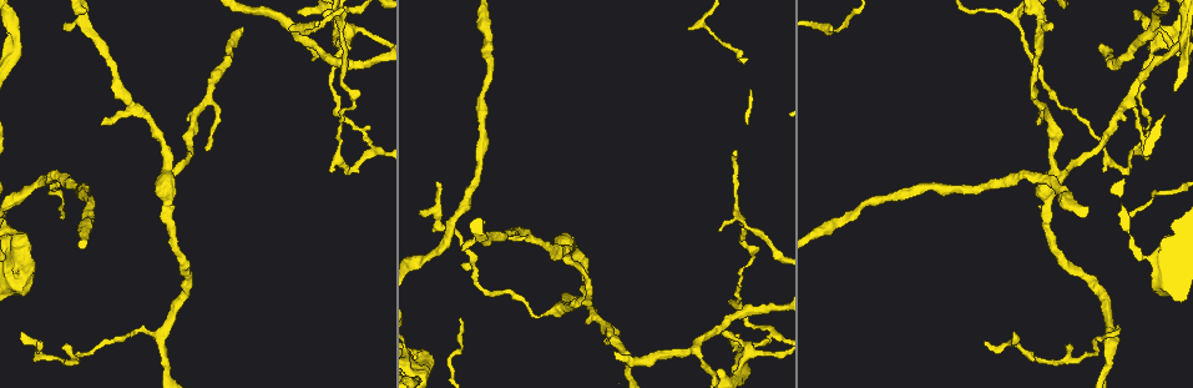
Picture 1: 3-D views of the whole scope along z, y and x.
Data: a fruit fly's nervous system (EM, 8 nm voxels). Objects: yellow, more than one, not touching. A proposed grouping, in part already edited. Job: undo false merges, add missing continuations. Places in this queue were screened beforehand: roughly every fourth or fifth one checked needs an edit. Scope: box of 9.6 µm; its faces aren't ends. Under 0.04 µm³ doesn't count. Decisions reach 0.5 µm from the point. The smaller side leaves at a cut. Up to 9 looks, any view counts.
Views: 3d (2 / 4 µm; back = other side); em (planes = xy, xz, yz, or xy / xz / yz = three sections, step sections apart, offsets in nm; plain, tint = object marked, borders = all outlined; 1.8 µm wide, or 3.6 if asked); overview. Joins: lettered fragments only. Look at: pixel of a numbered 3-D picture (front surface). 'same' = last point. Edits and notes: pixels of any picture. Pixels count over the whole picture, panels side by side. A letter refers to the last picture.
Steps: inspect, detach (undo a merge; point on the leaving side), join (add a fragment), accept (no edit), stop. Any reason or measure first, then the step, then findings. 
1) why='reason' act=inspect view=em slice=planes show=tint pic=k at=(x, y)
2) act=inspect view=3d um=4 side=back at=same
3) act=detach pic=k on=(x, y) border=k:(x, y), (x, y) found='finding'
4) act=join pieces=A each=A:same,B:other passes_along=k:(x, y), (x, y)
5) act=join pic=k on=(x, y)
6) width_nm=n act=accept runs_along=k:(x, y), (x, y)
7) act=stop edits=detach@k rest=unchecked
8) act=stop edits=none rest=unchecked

why='tapers out' act=inspect view=em slice=yz step=4 show=tint pic=1 at=(1035, 123)

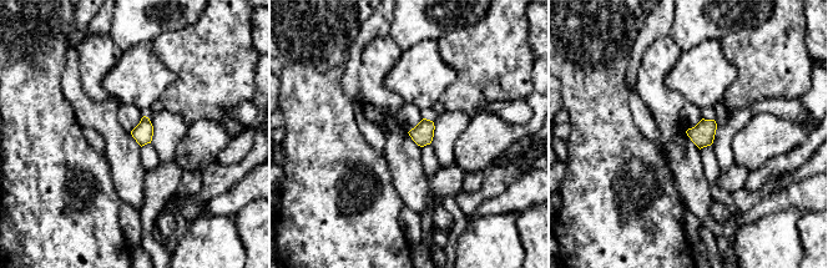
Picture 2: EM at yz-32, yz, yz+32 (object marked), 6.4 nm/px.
act=inspect view=em slice=planes show=borders at=same

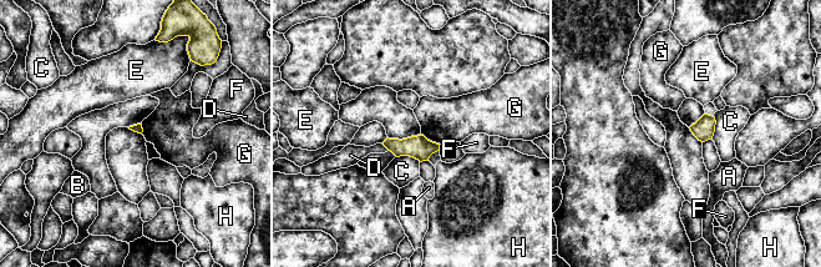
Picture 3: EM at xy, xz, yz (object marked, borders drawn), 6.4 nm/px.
act=accept each=A:other,B:other,C:other,D:other,E:other,F:other,G:other,H:other border=3:(421, 134), (440, 144) found='no lettered fragment goes on from it'

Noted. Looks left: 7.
why='three arms meet' act=inspect view=3d um=2 pic=1 at=(165, 179)

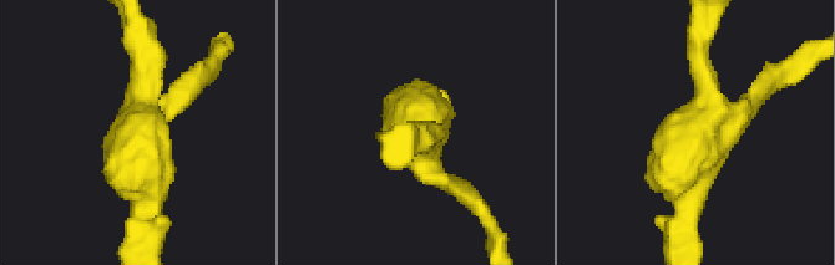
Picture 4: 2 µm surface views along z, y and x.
arms=3 why='now the EM' act=inspect view=em slice=planes show=borders pic=4 at=(702, 128)

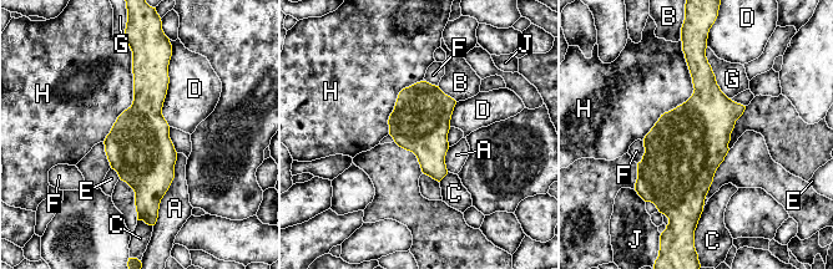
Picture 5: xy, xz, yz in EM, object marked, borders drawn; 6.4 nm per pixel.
width_nm=380 act=accept each=A:other,B:other,C:other,D:other,E:other,F:other,G:other,H:other,J:other border=5:(682, 46), (693, 92), (642, 140) found='one neuron here'

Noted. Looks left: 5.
why='sharp bend' act=inspect view=3d um=2 side=back pic=1 at=(370, 140)

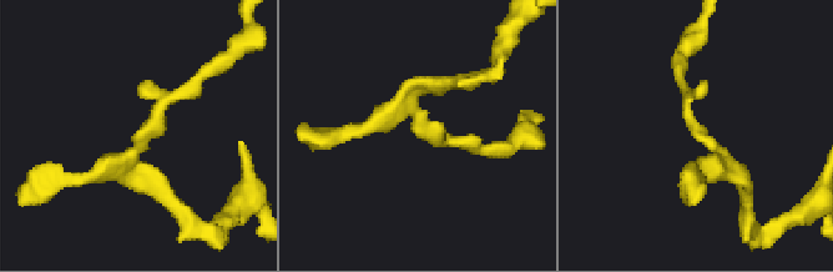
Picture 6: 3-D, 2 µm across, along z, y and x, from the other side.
arms=3 why='need the tissue' act=inspect view=em slice=xy step=16 show=tint pic=6 at=(144, 135)

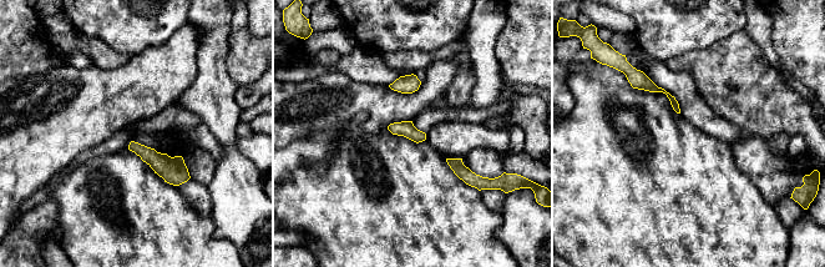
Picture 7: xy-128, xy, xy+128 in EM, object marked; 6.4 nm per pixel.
why='cut it another way' act=inspect view=em slice=planes show=borders at=same

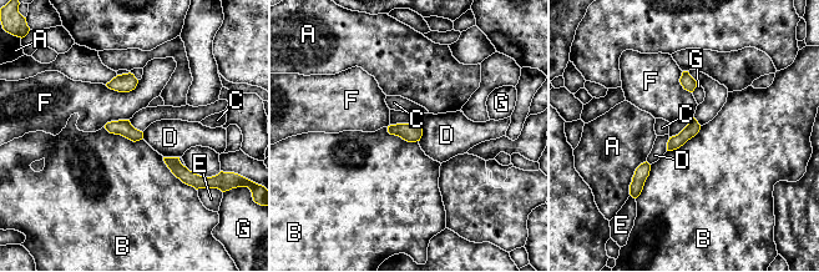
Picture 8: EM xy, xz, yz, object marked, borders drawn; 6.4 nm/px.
act=accept each=A:other,B:other,C:other,D:other,E:other,F:other,G:other border=8:(162, 157), (177, 177), (196, 189) found='all the same neuron'

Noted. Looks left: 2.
why='an open end' act=inspect view=em slice=yz step=16 show=borders pic=1 at=(1137, 20)

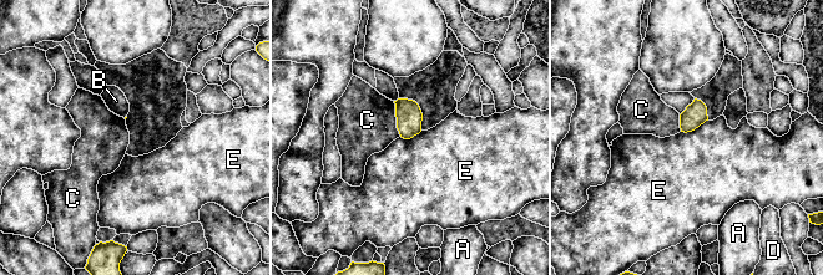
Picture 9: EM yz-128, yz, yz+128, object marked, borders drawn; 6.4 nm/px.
width_nm=110 act=accept each=A:other,B:other,C:other,D:other,E:other border=9:(707, 120), (691, 131), (681, 132) found='no lettered fragment goes on from it'

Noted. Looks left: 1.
act=stop edits=none rest=unchecked

